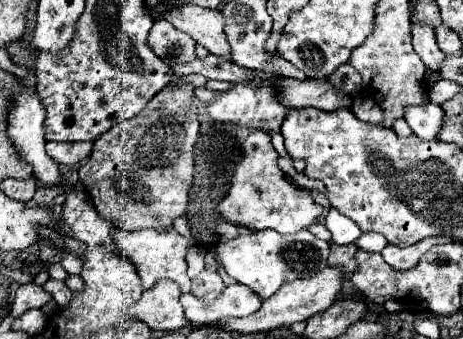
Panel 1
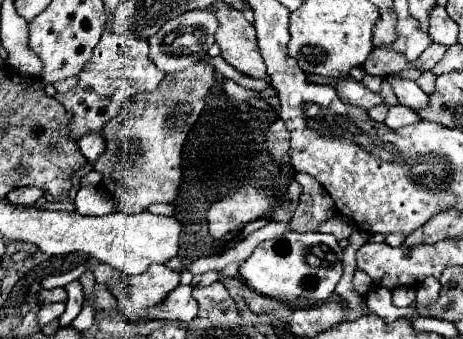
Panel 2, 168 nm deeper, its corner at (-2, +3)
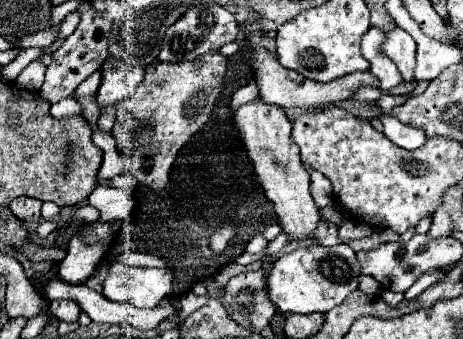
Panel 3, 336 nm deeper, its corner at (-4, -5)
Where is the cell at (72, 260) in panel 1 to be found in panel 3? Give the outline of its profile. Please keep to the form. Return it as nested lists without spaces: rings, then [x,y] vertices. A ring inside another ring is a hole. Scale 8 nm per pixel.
[[[115,262],[103,280],[103,296],[135,308],[155,308],[171,292],[171,270]]]

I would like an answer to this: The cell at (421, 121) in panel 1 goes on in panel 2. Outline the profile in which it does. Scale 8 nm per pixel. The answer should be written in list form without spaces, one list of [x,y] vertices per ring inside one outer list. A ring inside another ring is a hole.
[[[393,80],[393,90],[399,98],[399,104],[417,110],[417,108],[425,108],[429,96],[413,82],[413,80]]]

